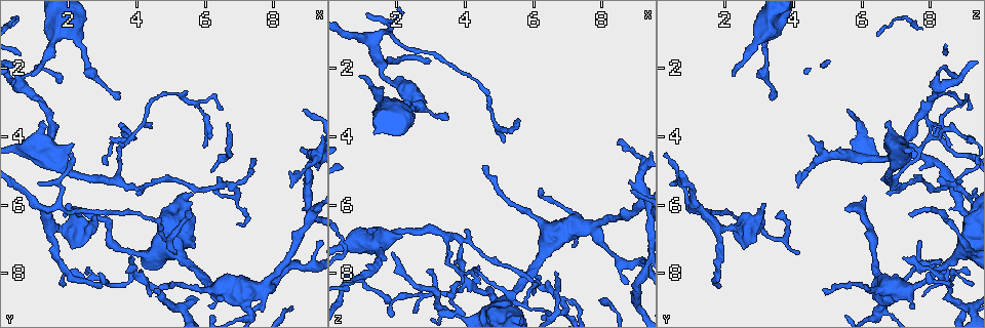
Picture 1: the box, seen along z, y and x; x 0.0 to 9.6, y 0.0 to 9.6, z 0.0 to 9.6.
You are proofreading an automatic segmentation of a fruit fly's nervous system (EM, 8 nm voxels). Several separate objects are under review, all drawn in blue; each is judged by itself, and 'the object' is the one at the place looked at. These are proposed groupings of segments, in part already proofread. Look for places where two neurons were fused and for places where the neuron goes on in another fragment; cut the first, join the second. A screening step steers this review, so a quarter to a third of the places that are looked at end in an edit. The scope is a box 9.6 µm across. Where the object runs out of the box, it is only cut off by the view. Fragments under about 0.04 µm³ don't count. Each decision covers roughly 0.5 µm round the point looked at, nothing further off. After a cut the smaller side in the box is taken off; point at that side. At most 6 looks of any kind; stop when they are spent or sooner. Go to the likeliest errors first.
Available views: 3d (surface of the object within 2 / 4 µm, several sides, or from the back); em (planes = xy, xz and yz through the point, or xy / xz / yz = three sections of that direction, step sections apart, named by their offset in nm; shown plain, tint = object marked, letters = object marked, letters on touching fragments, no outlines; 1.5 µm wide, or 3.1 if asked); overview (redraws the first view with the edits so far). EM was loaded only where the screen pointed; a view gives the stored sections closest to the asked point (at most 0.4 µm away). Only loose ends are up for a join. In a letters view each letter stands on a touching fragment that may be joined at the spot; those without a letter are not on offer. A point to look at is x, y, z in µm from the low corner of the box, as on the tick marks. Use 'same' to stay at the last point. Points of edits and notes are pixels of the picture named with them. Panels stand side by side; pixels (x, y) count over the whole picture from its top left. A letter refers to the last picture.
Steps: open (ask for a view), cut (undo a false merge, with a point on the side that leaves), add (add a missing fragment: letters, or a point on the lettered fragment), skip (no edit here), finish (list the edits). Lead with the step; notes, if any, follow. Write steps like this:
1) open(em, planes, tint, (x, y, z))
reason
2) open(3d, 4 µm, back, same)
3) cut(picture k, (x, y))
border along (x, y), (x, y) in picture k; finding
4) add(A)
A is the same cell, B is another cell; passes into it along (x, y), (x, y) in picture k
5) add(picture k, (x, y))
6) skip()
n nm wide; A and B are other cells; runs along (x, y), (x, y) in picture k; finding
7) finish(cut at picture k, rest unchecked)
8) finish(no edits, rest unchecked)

open(em, yz, step 4, letters, (2.05, 5.95, 3.15))
free end

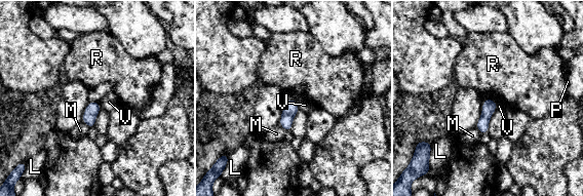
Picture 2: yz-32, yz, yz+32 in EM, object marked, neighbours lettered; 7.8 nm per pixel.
open(em, planes, letters, same)
cut it another way

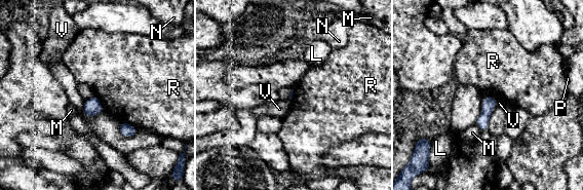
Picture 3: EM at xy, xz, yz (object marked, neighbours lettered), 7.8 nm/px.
skip()
R touches over 160 nm; L, M, N, P, R and V are other cells; no lettered fragment goes on from it

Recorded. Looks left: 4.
open(3d, 4 µm, (2.90, 8.45, 1.80))
tapers out

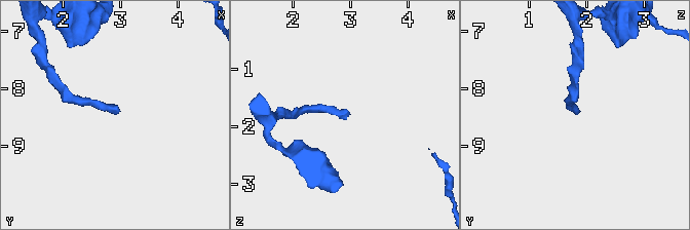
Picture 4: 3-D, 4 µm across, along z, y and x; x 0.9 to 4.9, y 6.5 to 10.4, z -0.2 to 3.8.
open(em, planes, letters, (3.00, 8.40, 1.85))

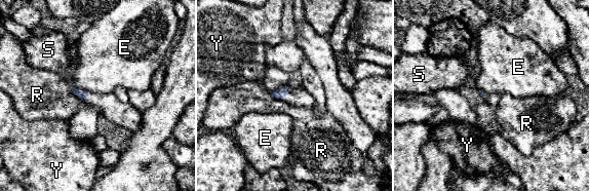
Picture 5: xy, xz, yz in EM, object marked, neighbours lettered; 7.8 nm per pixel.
skip()
R touches over 180 nm; E, R, S and Y are other cells; border along (72, 84), (89, 92) in picture 5; no lettered fragment goes on from it

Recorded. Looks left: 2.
open(em, planes, letters, (3.45, 4.20, 7.35))
an open end

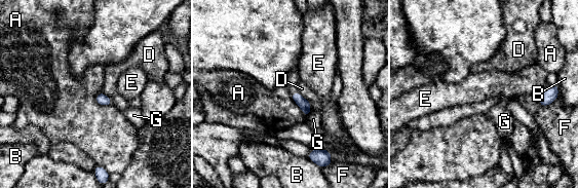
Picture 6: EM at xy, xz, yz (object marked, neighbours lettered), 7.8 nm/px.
skip()
90 nm wide; A, B, D, E, F and G are other cells; border along (94, 96), (100, 105), (111, 105) in picture 6; none of them fits

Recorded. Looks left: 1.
finish(no edits, rest unchecked)

